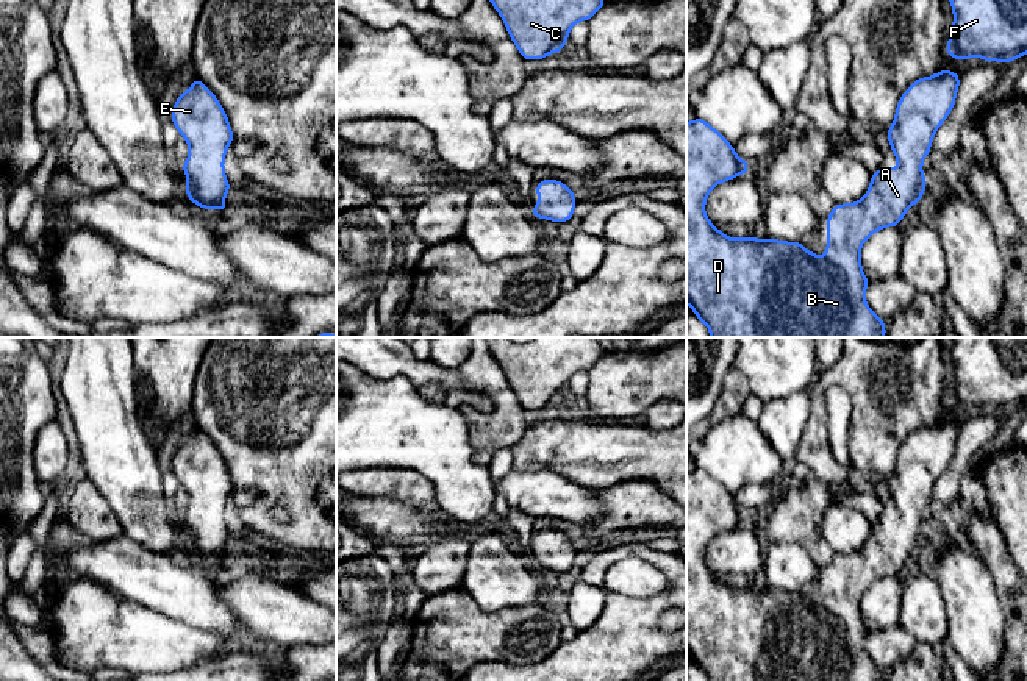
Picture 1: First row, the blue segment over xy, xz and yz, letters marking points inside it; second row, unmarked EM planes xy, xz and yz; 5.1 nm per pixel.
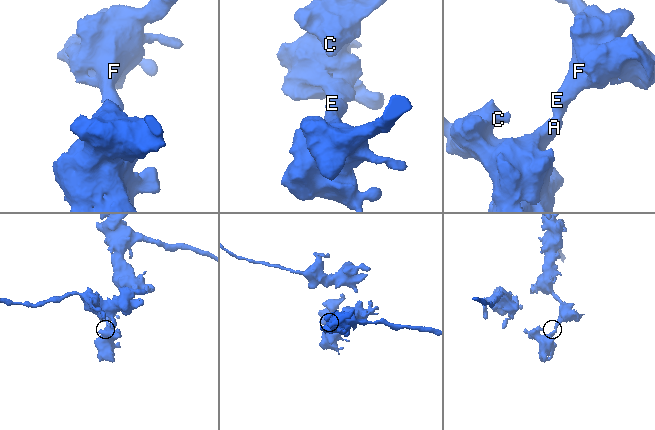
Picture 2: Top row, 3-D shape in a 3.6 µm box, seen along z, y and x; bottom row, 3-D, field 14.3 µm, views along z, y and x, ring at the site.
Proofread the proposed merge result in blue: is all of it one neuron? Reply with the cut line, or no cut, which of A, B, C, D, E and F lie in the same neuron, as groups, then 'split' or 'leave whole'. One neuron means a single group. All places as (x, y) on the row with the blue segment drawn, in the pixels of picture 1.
no cut | A B C D E F | leave whole

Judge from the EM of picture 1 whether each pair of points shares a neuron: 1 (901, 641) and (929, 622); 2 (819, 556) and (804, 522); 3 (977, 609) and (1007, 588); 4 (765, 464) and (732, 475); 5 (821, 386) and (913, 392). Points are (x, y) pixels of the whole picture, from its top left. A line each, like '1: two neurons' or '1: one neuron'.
1: two neurons
2: one neuron
3: two neurons
4: one neuron
5: one neuron

